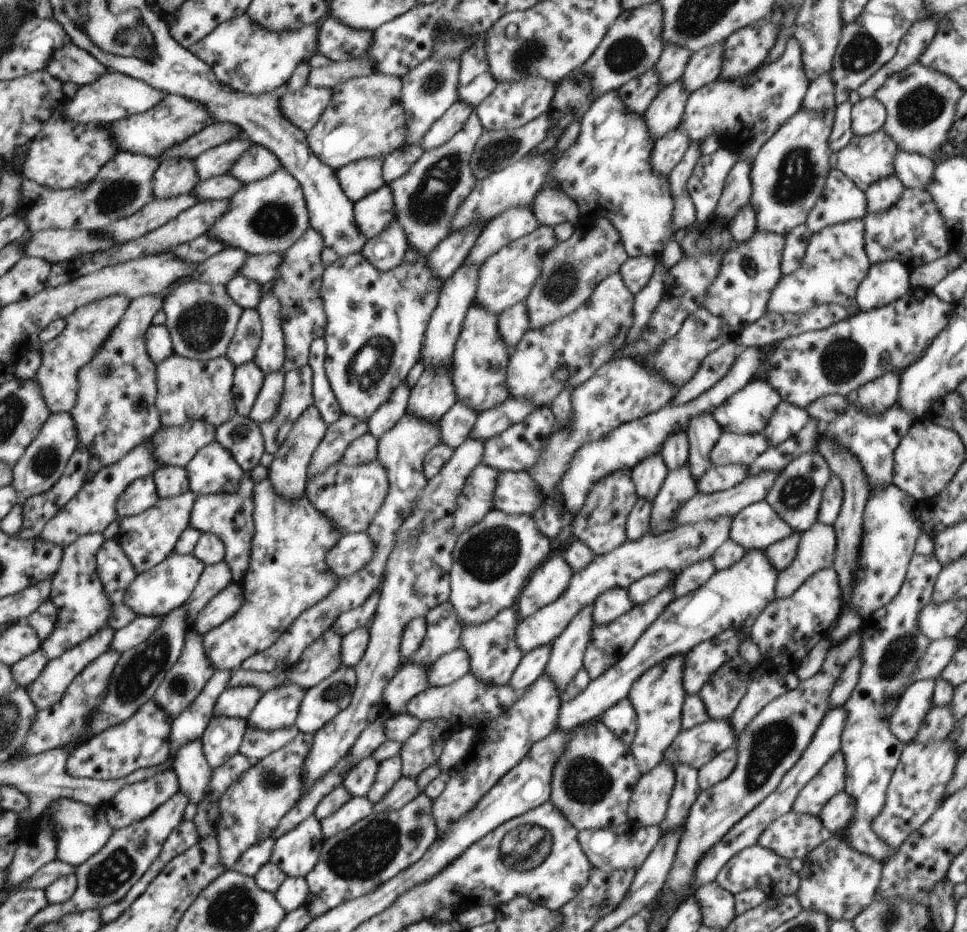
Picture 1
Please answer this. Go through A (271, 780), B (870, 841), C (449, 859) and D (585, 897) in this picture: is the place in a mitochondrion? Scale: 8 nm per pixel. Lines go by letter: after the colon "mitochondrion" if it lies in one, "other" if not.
A: mitochondrion
B: other
C: other
D: mitochondrion

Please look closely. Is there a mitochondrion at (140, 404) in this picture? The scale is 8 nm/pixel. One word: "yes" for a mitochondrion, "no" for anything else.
yes

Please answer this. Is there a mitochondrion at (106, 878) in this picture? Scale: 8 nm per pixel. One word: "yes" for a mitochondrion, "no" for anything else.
yes

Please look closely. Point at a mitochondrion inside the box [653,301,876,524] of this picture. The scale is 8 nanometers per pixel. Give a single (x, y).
(843, 359)

